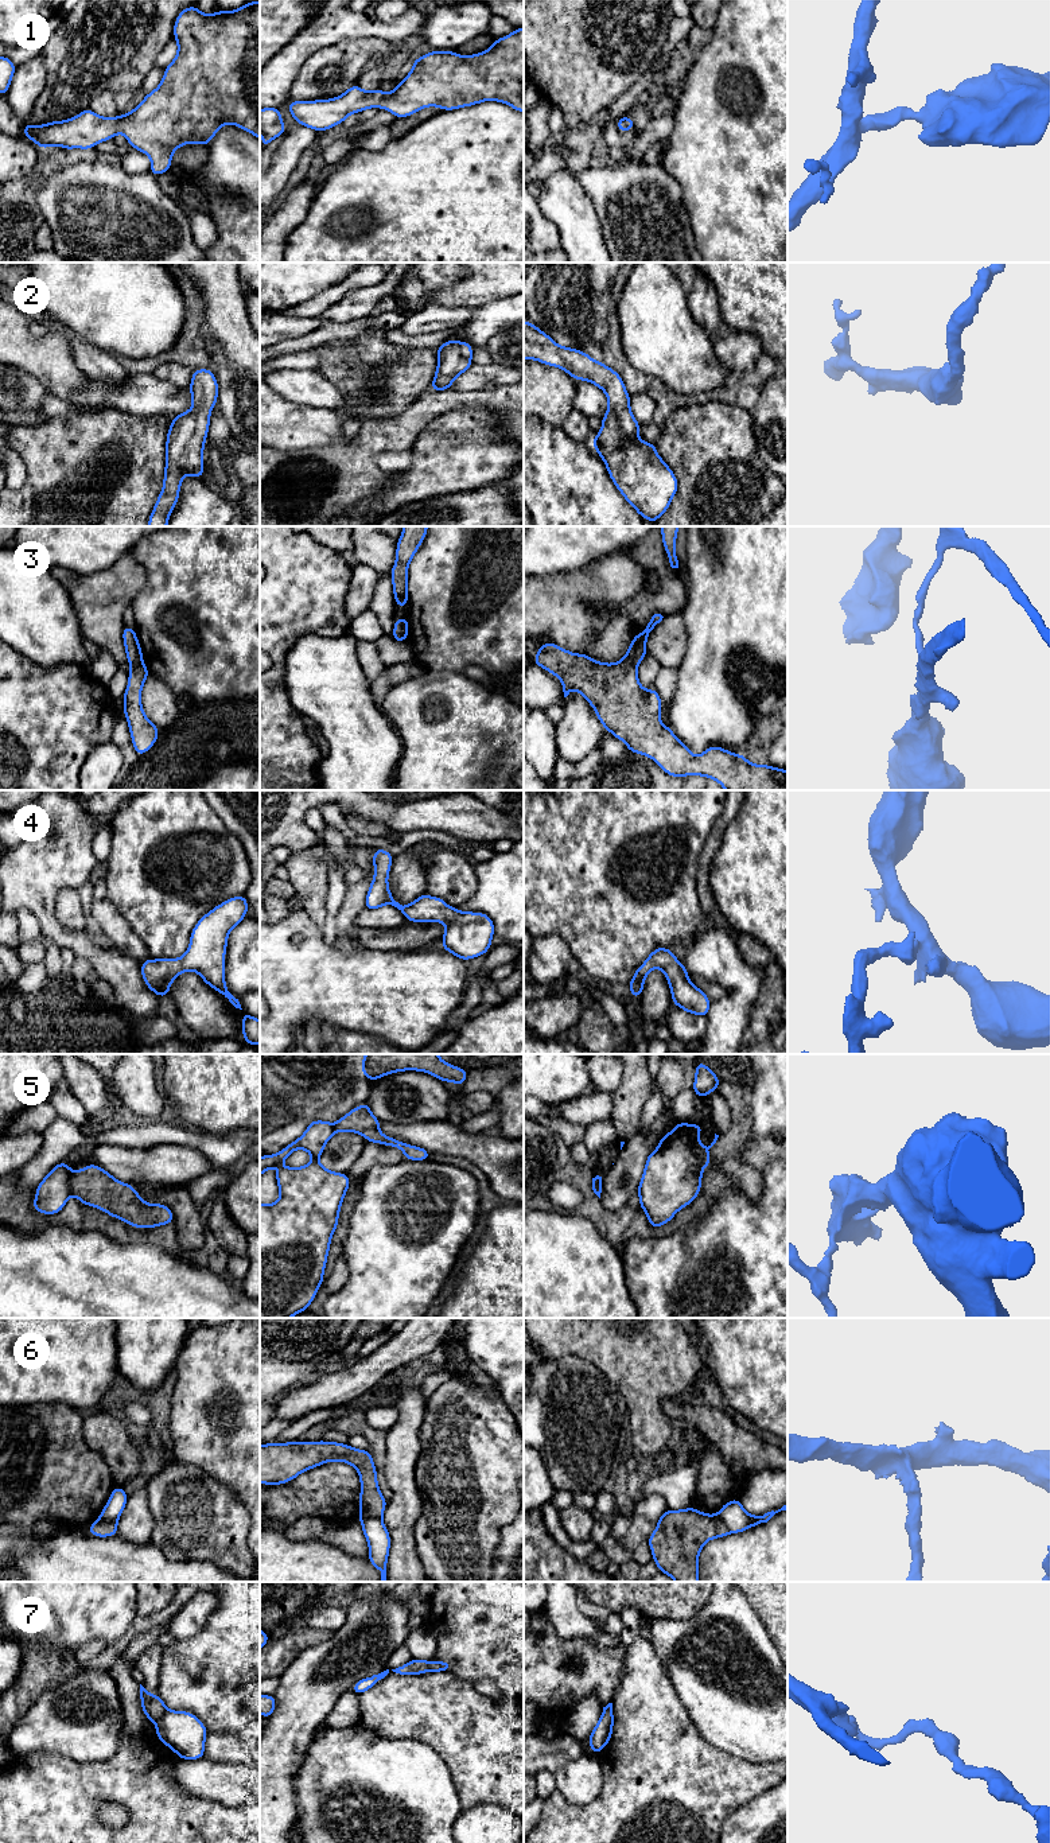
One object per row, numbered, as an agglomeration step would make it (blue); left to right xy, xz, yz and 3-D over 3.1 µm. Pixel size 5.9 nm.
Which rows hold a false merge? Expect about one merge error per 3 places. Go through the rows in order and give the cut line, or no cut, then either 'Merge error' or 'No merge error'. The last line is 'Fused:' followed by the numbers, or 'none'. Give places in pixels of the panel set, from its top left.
1: No split. No merge error
2: No split. No merge error
3: Split along xy (142, 661), (131, 665). Merge error
4: No split. No merge error
5: Split along xy (72, 1171), (70, 1193). Merge error
6: Split along xz (380, 1516), (360, 1520). Merge error
7: Split along xy (167, 1709), (156, 1723). Merge error
Fused: 3, 5, 6, 7

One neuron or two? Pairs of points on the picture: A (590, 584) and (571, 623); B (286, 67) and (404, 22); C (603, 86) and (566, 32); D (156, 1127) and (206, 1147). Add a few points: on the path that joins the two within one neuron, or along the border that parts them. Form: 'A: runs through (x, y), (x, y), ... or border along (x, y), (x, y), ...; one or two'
A: runs through (580, 594), (571, 603), (571, 614); one
B: runs through (314, 38), (323, 30), (374, 28); one
C: runs through (590, 73), (582, 65), (582, 49), (579, 46); one
D: runs through (168, 1134), (194, 1139); one

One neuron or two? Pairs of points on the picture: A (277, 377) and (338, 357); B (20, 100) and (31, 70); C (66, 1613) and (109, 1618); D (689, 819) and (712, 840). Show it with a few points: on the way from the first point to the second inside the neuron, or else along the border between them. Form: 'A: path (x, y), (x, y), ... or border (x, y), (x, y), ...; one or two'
A: border (317, 369), (339, 391); two
B: path (23, 93), (31, 77); one
C: path (77, 1613), (98, 1613); one
D: border (723, 807), (696, 864); two

